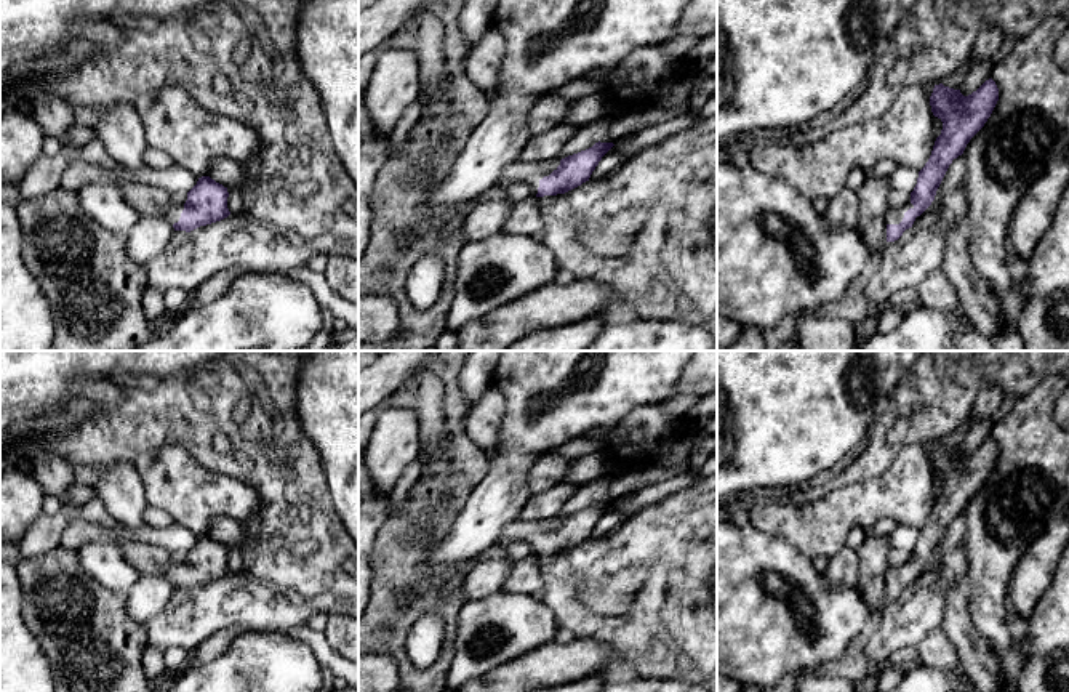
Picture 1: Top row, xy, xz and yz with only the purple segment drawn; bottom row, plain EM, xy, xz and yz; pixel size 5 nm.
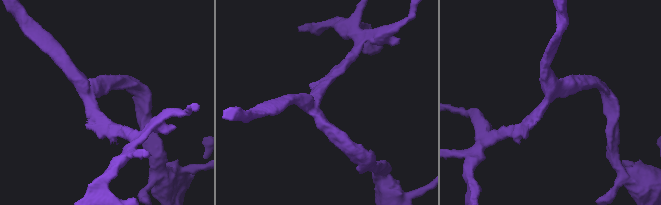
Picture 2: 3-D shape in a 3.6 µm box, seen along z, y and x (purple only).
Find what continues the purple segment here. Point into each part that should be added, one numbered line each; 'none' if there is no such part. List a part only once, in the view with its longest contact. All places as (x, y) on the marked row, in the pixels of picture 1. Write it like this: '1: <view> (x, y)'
1: xz (532, 173)

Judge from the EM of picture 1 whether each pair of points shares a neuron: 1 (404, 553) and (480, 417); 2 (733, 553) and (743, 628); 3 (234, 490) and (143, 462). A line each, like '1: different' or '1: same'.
1: different
2: same
3: same

